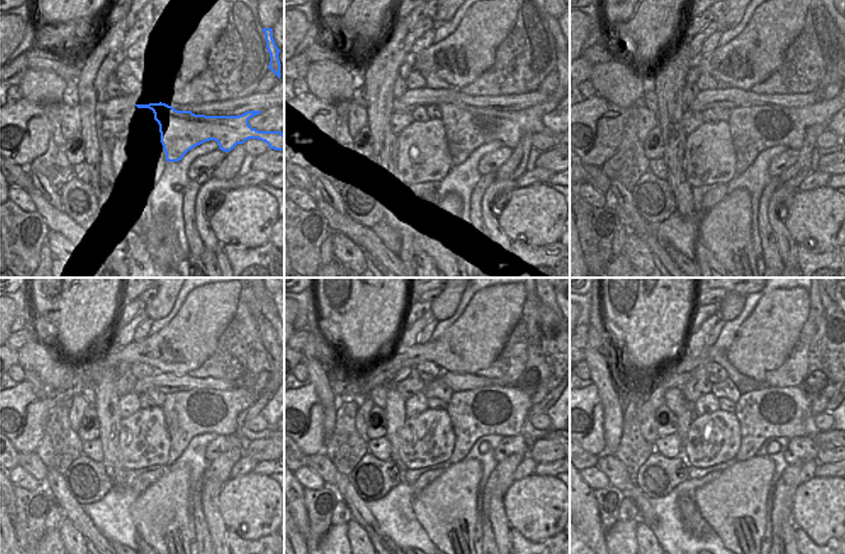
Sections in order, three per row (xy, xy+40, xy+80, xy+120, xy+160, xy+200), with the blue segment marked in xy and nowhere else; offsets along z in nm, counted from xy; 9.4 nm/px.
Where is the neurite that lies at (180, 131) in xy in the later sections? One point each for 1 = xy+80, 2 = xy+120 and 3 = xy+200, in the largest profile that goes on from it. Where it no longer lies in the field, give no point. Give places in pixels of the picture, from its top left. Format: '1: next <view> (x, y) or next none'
1: next xy+80 (755, 129)
2: next xy+120 (191, 413)
3: next xy+200 (771, 411)

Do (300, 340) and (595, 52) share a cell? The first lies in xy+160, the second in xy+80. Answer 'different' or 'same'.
same

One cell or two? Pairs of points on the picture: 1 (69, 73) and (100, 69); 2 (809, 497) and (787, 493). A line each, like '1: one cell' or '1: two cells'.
1: two cells
2: two cells

